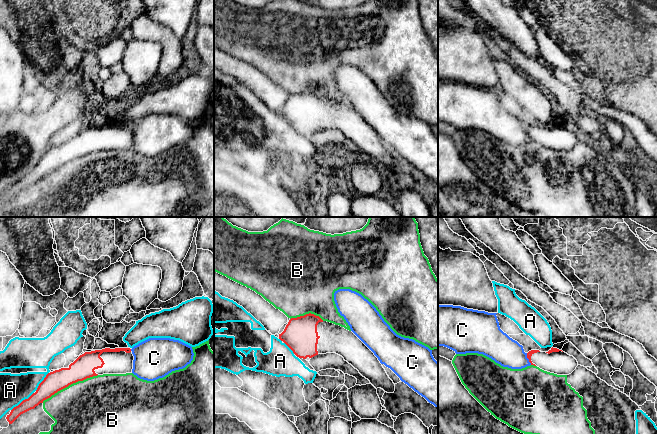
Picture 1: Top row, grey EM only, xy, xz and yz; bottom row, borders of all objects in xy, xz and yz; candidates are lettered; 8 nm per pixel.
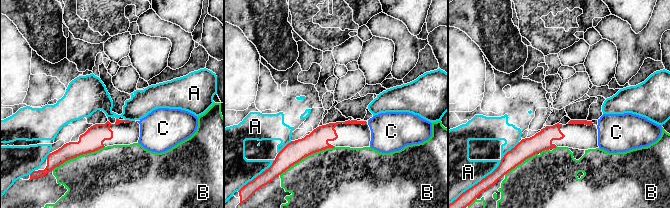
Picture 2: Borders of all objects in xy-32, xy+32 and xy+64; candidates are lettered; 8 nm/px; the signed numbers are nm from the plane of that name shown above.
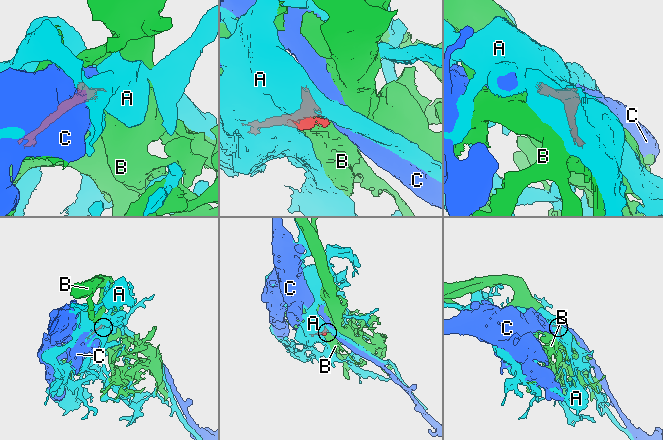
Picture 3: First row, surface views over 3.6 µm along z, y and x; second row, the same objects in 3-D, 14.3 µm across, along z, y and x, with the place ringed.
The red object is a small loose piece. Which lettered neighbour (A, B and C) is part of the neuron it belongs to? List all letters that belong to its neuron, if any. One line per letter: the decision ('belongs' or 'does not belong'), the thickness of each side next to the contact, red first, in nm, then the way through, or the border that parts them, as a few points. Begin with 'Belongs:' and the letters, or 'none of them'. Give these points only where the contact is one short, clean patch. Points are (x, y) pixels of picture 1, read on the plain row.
Belongs: none of them
A: does not belong | 150/240 nm
B: does not belong | 180/480 nm
C: does not belong | 50/220 nm

